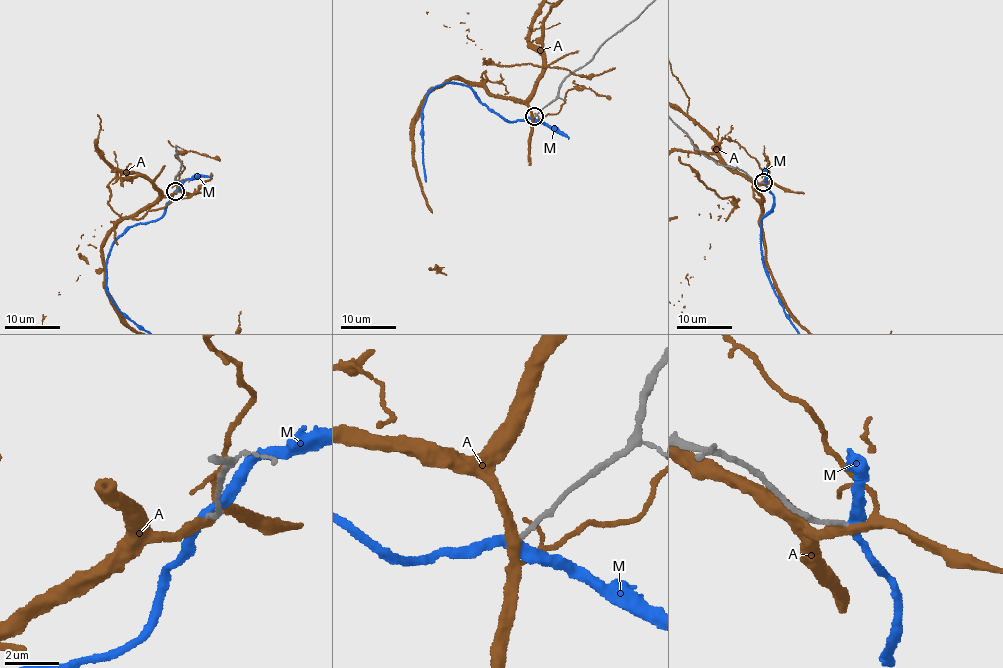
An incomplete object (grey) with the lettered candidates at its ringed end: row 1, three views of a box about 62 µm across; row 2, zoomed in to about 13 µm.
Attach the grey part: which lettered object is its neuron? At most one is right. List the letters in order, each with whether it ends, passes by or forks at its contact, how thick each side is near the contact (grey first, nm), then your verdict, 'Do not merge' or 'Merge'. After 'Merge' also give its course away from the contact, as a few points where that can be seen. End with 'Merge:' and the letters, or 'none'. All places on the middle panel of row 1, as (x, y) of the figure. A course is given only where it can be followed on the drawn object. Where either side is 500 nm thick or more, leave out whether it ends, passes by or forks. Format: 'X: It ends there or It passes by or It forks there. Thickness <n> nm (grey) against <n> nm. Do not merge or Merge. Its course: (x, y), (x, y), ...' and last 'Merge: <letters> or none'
A: It passes by. Thickness 180 nm (grey) against 360 nm. Do not merge
M: It passes by. Thickness 180 nm (grey) against 300 nm. Merge
Merge: M

